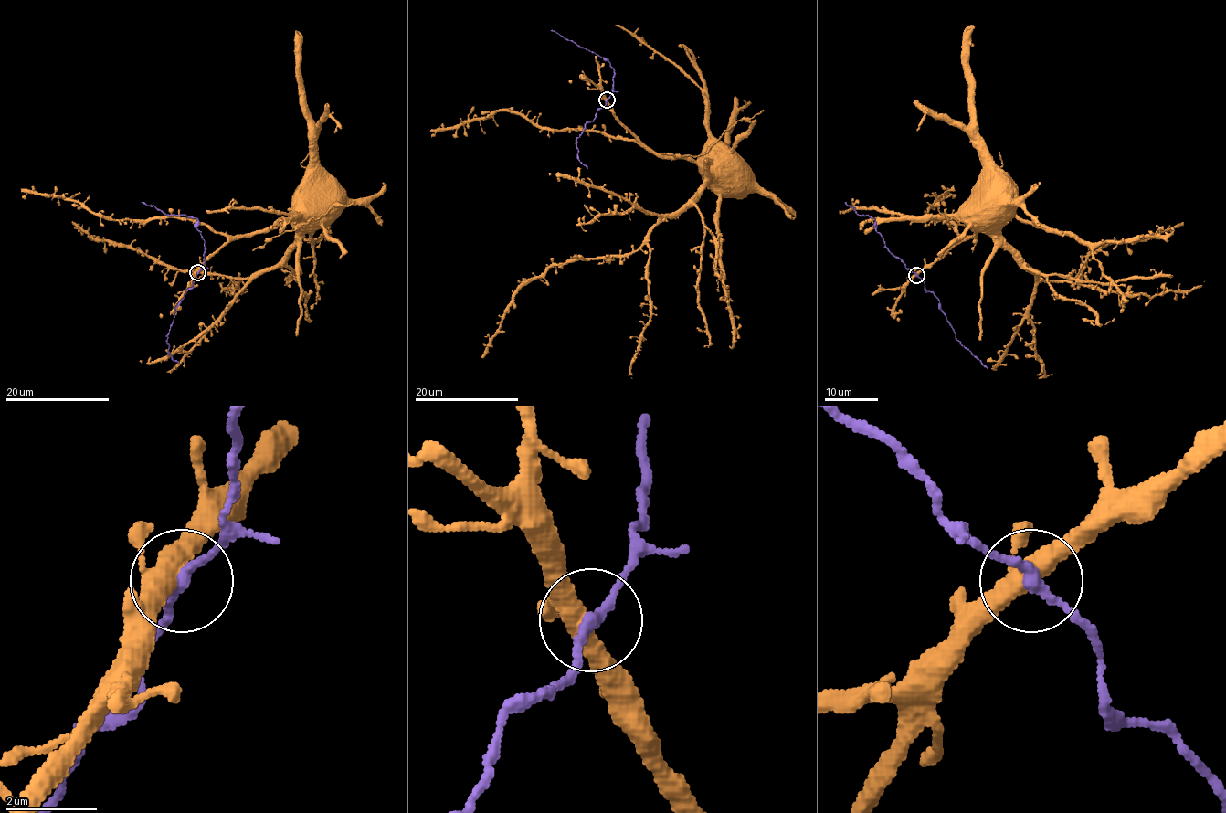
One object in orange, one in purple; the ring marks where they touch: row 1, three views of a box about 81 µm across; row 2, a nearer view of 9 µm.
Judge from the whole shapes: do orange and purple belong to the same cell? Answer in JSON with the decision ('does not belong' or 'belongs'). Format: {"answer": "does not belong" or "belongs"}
{"answer": "belongs"}

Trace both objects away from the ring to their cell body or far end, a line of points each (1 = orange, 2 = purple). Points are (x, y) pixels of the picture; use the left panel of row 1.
1: (196, 272), (233, 238), (277, 228), (300, 208), (306, 208)
2: (198, 272), (205, 250), (198, 220), (185, 215), (165, 215), (141, 202)

